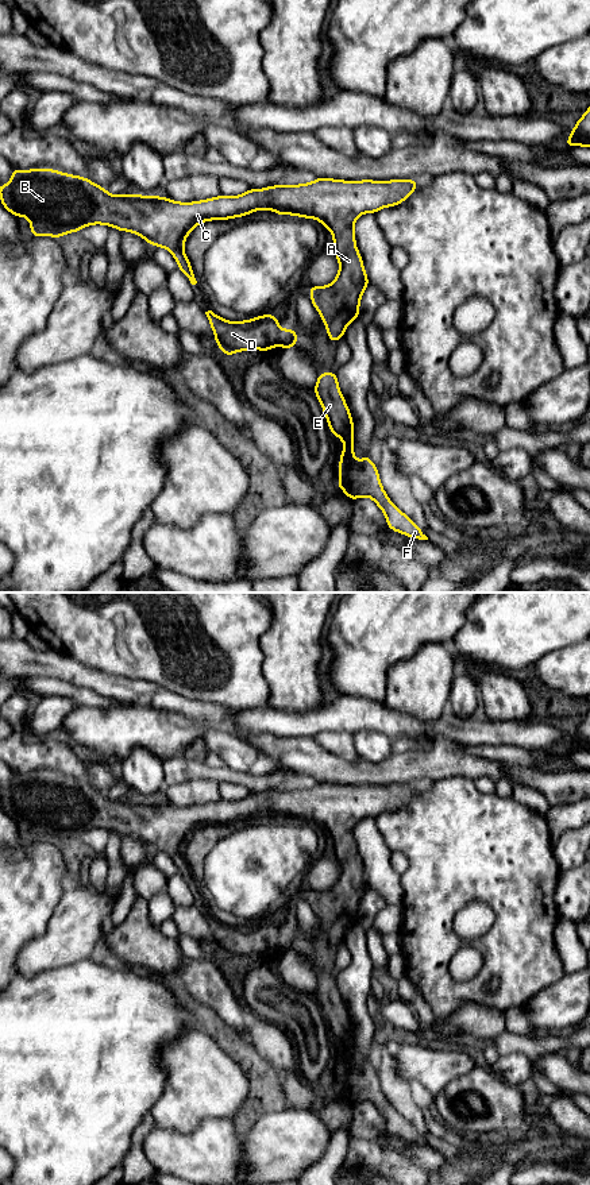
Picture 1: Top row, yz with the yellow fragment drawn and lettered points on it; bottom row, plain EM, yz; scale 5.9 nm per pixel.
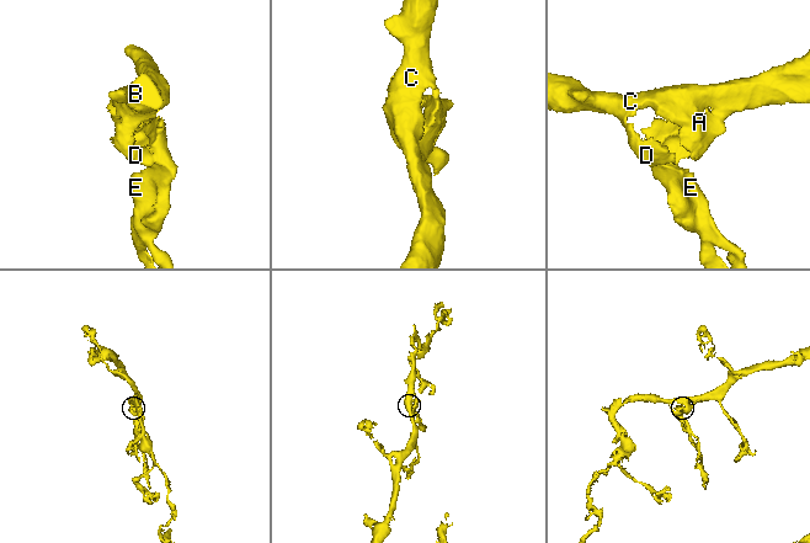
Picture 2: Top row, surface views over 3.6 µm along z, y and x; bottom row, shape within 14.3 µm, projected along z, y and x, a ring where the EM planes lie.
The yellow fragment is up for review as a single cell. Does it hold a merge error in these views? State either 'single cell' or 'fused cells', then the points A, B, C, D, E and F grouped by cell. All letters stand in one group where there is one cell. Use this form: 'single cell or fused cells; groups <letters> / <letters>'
single cell; groups A B C D E F

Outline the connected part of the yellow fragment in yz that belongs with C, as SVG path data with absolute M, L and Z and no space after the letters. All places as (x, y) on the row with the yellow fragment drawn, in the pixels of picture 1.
M14 167L9 184L0 184L0 200L15 217L30 220L30 236L61 238L92 224L140 235L149 244L169 250L192 285L197 281L184 254L184 242L197 224L262 209L317 219L332 232L340 270L329 286L311 286L309 296L335 344L344 337L346 327L359 317L360 297L370 285L355 244L356 217L398 205L417 185L417 180L316 178L311 184L248 189L236 197L220 194L196 202L177 202L161 196L112 196L85 177L51 169Z

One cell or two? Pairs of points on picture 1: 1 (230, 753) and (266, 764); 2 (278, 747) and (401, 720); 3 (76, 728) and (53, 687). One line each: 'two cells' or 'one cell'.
1: one cell
2: two cells
3: two cells

